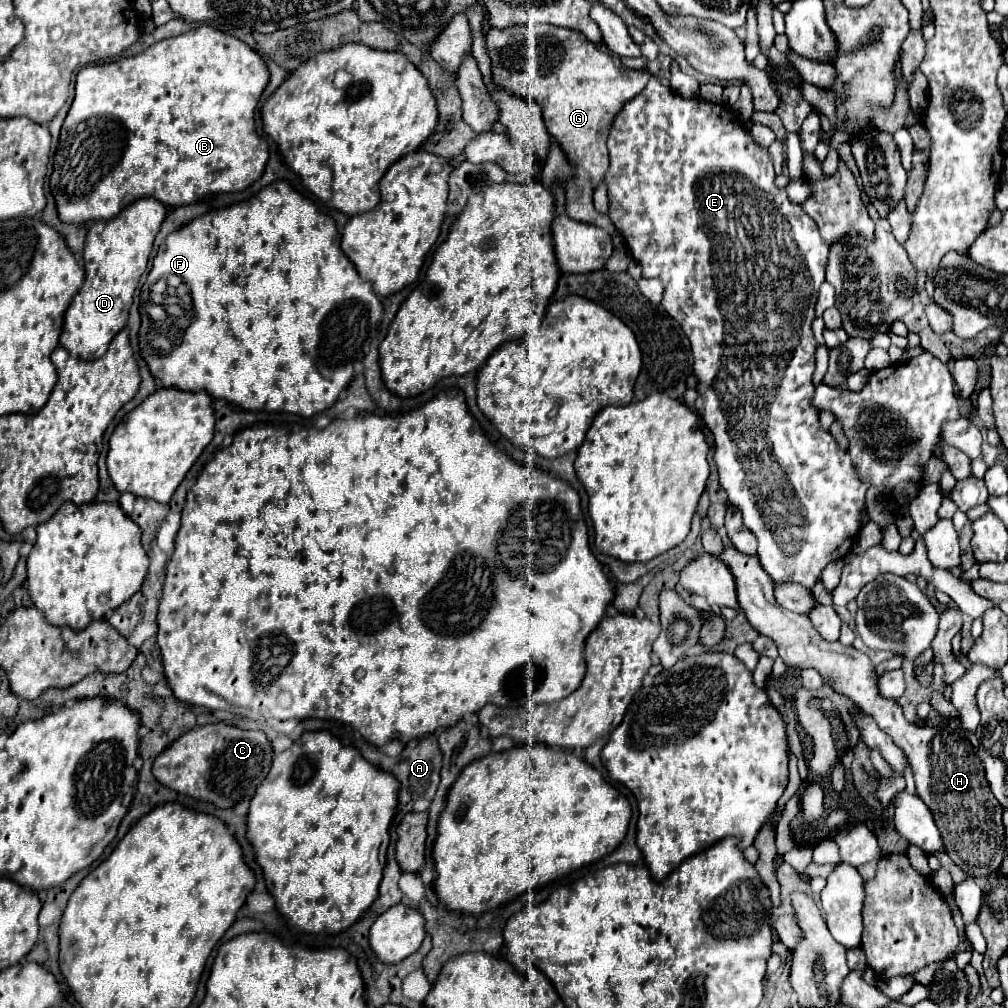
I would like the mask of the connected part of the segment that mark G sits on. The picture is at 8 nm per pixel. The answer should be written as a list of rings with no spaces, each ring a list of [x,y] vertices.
[[[530,24],[530,28],[516,26],[516,30],[492,28],[486,34],[486,46],[492,58],[492,76],[496,84],[500,84],[504,90],[512,94],[520,94],[522,98],[542,108],[542,118],[550,136],[554,136],[554,140],[564,148],[568,160],[576,168],[576,176],[566,184],[568,216],[588,224],[592,224],[590,218],[600,220],[600,214],[592,210],[592,194],[604,182],[608,170],[606,138],[610,134],[610,122],[614,122],[614,114],[618,114],[618,110],[622,110],[622,106],[630,102],[630,98],[638,96],[642,88],[646,88],[646,82],[650,82],[650,78],[654,76],[648,74],[646,70],[624,68],[620,56],[616,56],[610,48],[606,48],[606,44],[590,42],[584,38],[584,34],[578,34],[568,28],[558,28],[552,24]]]

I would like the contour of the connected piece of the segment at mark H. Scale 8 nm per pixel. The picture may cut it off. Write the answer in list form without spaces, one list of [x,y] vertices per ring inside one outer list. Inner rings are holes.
[[[724,548],[724,552],[720,554],[720,560],[732,570],[734,574],[734,580],[736,580],[736,588],[738,588],[738,604],[740,608],[744,610],[748,622],[764,636],[772,638],[774,644],[778,646],[778,654],[780,658],[784,660],[786,666],[790,668],[798,668],[798,670],[804,670],[804,668],[814,668],[820,672],[820,676],[824,678],[824,682],[834,690],[834,692],[840,692],[840,694],[846,694],[850,696],[860,712],[864,716],[870,716],[880,730],[884,730],[896,746],[900,746],[908,760],[910,760],[910,766],[912,766],[912,772],[914,772],[914,780],[916,780],[916,792],[918,796],[926,802],[926,806],[930,808],[932,816],[934,816],[934,822],[942,834],[942,840],[944,840],[944,848],[946,848],[946,854],[954,860],[956,866],[960,866],[966,874],[970,874],[972,878],[988,878],[988,876],[994,876],[998,872],[998,868],[1002,866],[1002,860],[1004,860],[1004,826],[1002,826],[1002,806],[1000,802],[994,798],[988,782],[986,782],[986,776],[984,776],[984,766],[982,762],[978,760],[976,756],[976,750],[974,746],[970,744],[970,740],[966,738],[964,730],[958,726],[958,724],[944,724],[944,726],[936,726],[936,728],[930,728],[930,726],[916,726],[916,724],[910,724],[904,714],[902,714],[902,706],[896,702],[896,700],[890,700],[890,698],[882,698],[878,694],[878,674],[874,672],[874,666],[870,662],[870,658],[862,652],[858,652],[854,646],[842,646],[838,642],[824,642],[818,632],[812,628],[808,616],[802,616],[802,614],[794,614],[782,606],[778,606],[776,598],[774,598],[774,582],[772,578],[762,570],[760,562],[758,562],[758,556],[744,556],[742,552],[738,552],[736,548]]]

